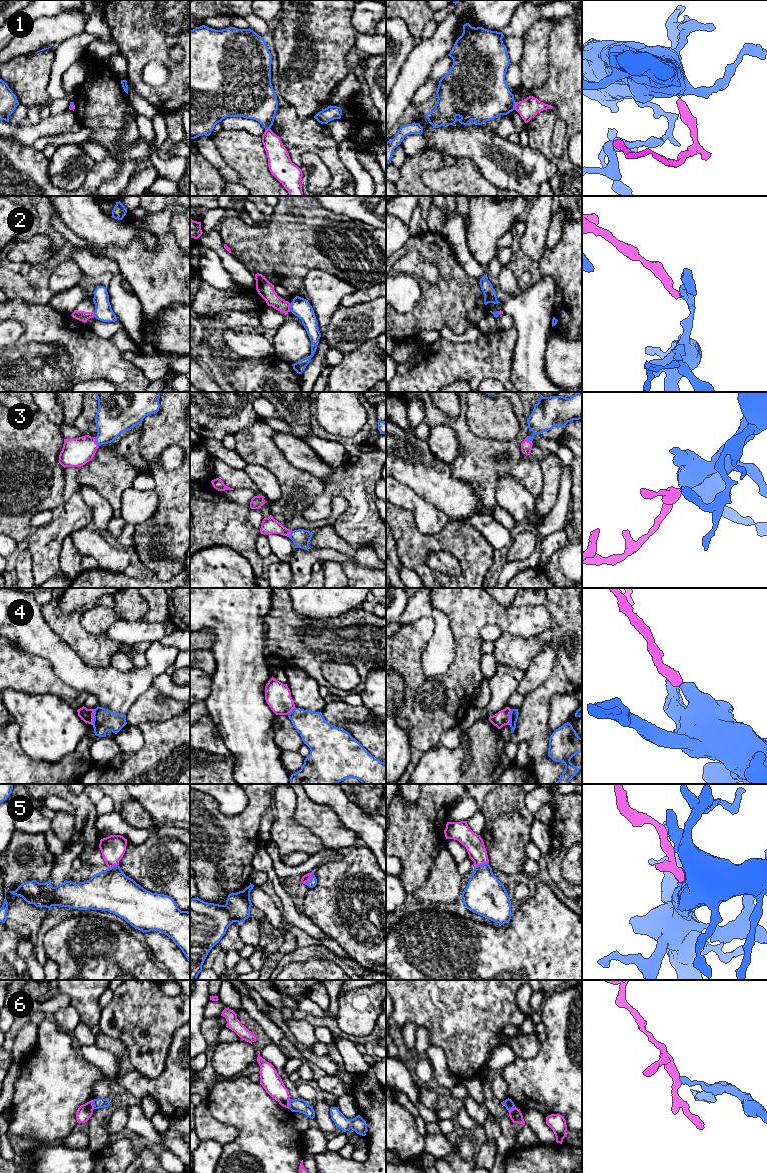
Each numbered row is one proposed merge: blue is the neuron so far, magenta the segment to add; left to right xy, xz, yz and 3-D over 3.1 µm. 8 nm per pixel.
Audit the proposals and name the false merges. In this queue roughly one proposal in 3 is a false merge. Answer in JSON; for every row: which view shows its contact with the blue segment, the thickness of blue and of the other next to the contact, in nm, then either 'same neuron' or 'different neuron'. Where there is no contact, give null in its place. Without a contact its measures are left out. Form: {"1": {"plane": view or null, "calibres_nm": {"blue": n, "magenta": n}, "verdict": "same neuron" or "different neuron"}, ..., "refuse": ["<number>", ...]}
{"1": {"plane": "yz", "calibres_nm": {"blue": 380, "magenta": 160}, "verdict": "different neuron"}, "2": {"plane": "xz", "calibres_nm": {"blue": 160, "magenta": 140}, "verdict": "different neuron"}, "3": {"plane": "xy", "calibres_nm": {"blue": 280, "magenta": 240}, "verdict": "same neuron"}, "4": {"plane": "xy", "calibres_nm": {"blue": 180, "magenta": 100}, "verdict": "different neuron"}, "5": {"plane": "xz", "calibres_nm": {"blue": 70, "magenta": 60}, "verdict": "same neuron"}, "6": {"plane": "xz", "calibres_nm": {"blue": 110, "magenta": 160}, "verdict": "different neuron"}, "refuse": ["1", "2", "4", "6"]}

